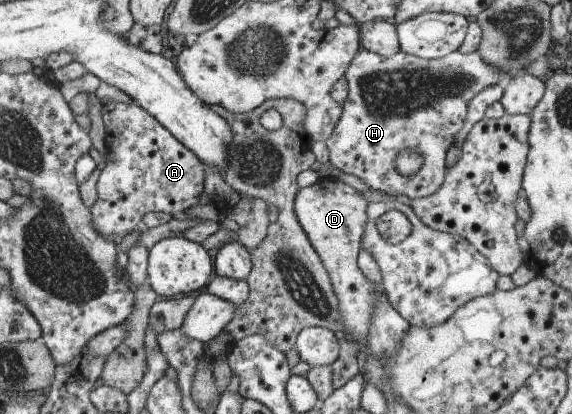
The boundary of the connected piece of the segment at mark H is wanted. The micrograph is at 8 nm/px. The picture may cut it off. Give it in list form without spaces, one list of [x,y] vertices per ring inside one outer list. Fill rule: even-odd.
[[[361,49],[361,51],[355,55],[355,58],[351,61],[350,67],[347,67],[344,74],[344,79],[348,84],[348,97],[342,104],[343,112],[340,115],[339,122],[336,124],[333,134],[323,141],[330,152],[329,162],[343,173],[352,174],[357,176],[359,179],[362,179],[365,184],[369,186],[369,189],[380,191],[389,197],[405,195],[411,200],[425,199],[425,197],[433,195],[433,193],[437,192],[439,187],[441,187],[441,183],[444,183],[445,170],[447,169],[445,164],[446,154],[450,150],[451,146],[453,146],[456,142],[456,136],[460,133],[460,130],[465,124],[465,119],[468,113],[467,108],[468,104],[471,102],[471,99],[473,99],[473,97],[478,95],[481,91],[484,91],[486,88],[501,83],[505,77],[505,71],[487,64],[484,60],[482,60],[482,57],[477,50],[469,54],[463,54],[456,50],[450,55],[435,59],[433,61],[423,60],[422,58],[404,53],[402,50],[392,57],[385,58],[379,56],[378,54],[365,51],[365,49]],[[404,150],[414,150],[415,154],[419,155],[420,159],[423,159],[423,163],[421,163],[419,171],[415,171],[415,174],[401,175],[401,173],[397,173],[395,169],[395,159],[397,155]]]

